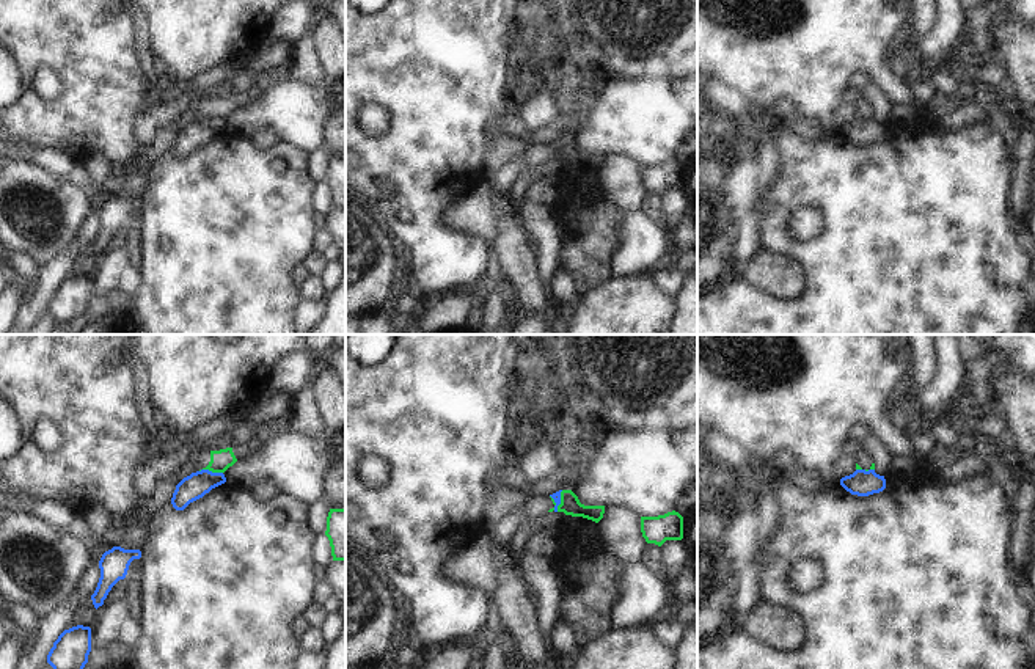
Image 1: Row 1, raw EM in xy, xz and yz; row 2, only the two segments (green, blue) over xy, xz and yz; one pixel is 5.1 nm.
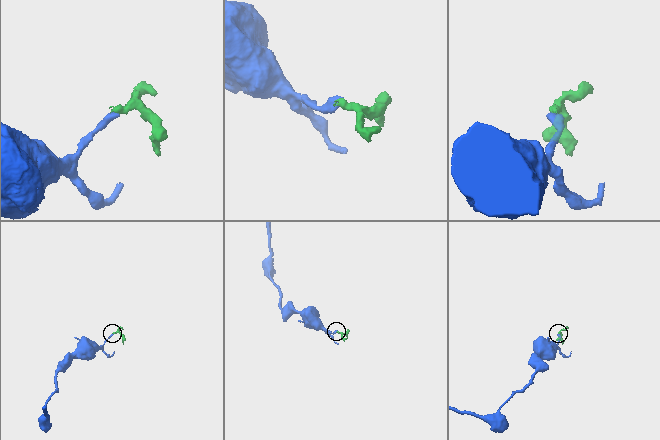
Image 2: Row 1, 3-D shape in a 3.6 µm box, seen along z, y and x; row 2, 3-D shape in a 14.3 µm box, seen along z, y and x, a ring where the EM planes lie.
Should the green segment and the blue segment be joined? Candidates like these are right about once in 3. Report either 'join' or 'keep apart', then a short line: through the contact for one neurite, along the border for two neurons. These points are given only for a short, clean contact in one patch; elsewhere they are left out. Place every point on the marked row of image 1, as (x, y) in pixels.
keep apart | xy (200, 470), (222, 473)

